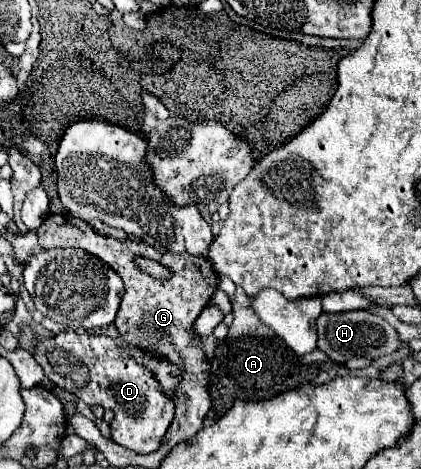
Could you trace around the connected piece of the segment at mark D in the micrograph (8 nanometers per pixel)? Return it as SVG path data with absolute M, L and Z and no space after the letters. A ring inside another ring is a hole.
M20 325L22 335L18 337L18 349L26 349L32 355L46 355L50 349L64 349L78 357L90 371L90 381L86 387L74 387L74 395L80 397L86 405L100 405L102 409L112 409L114 419L110 423L110 439L134 453L152 453L160 447L164 433L168 431L174 419L174 399L164 395L160 383L154 375L136 363L130 355L122 353L114 339L106 335L62 331L48 339L38 339L36 331L30 325Z

